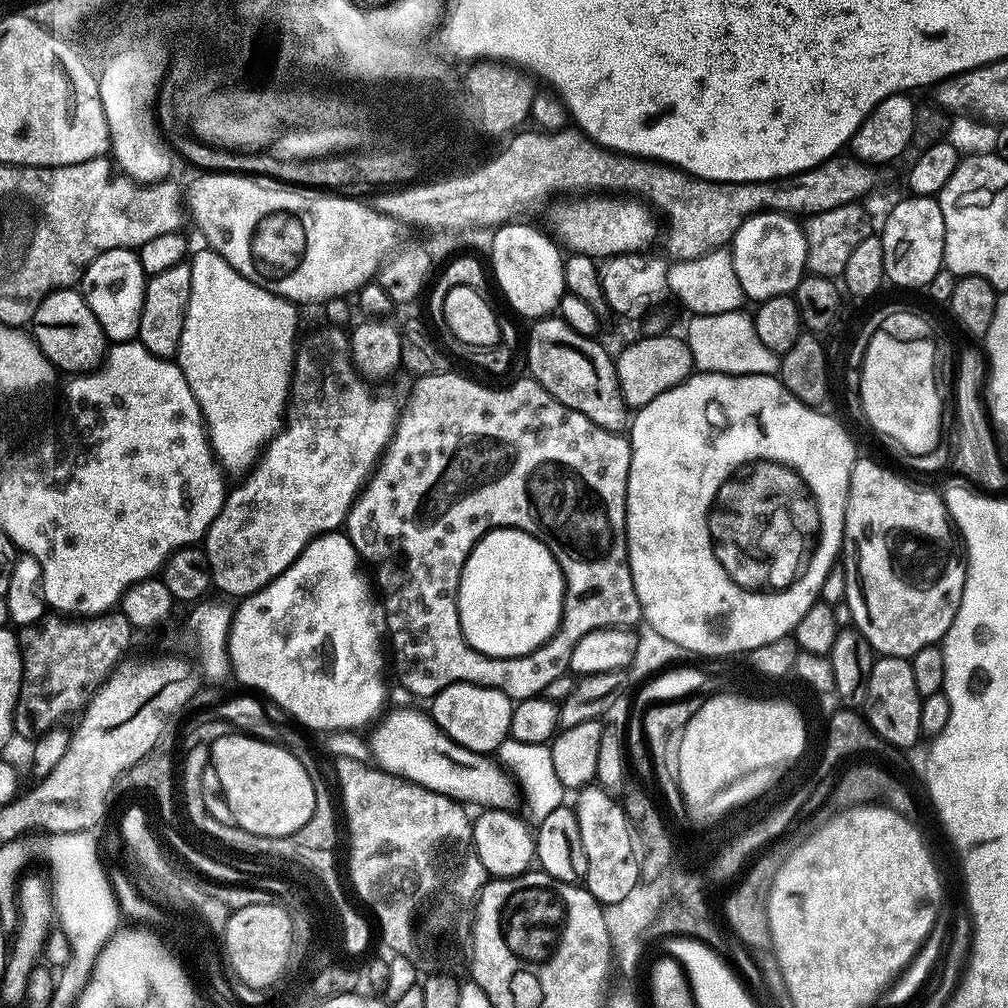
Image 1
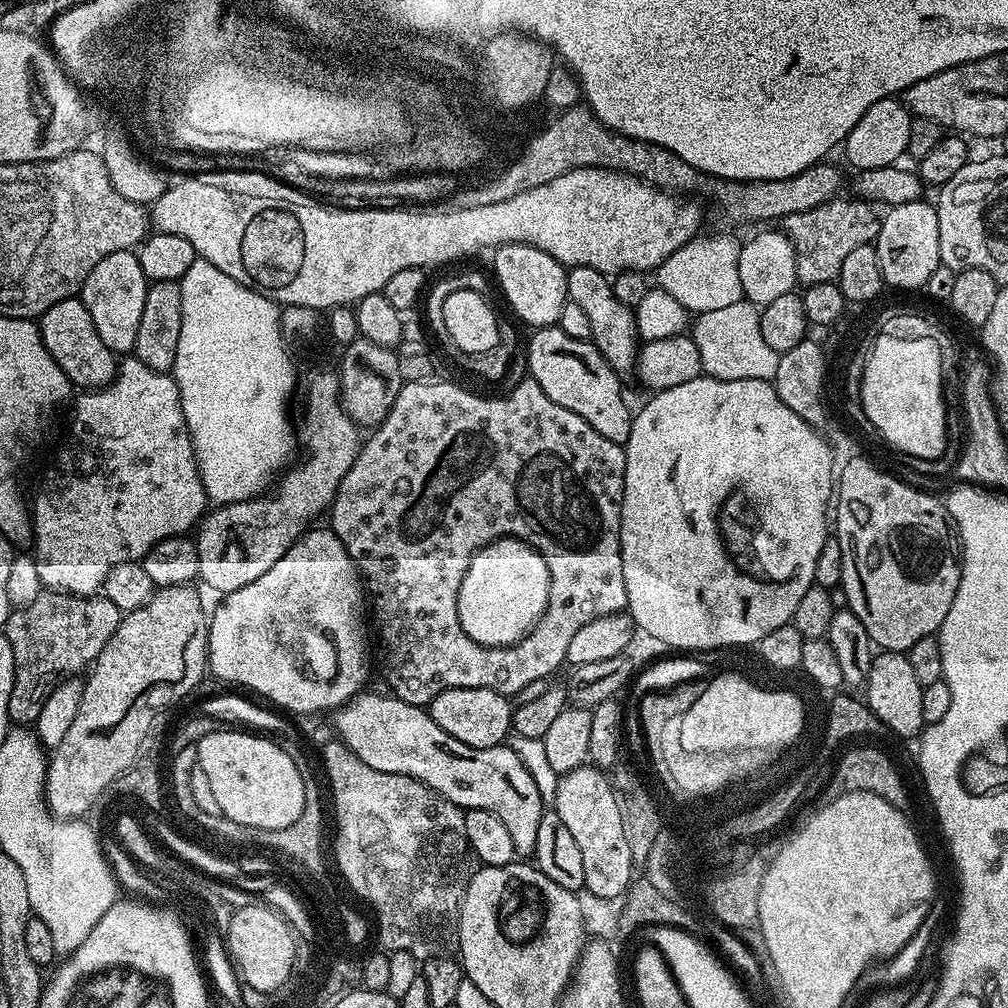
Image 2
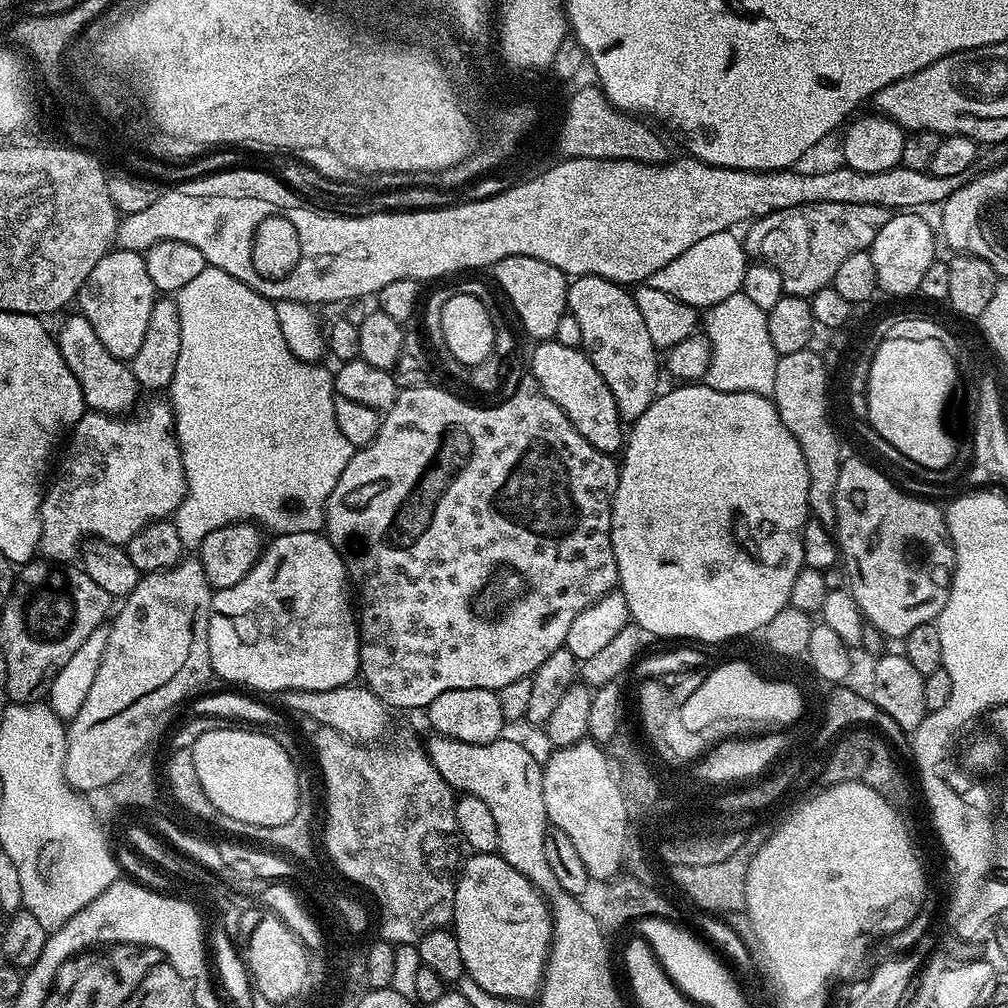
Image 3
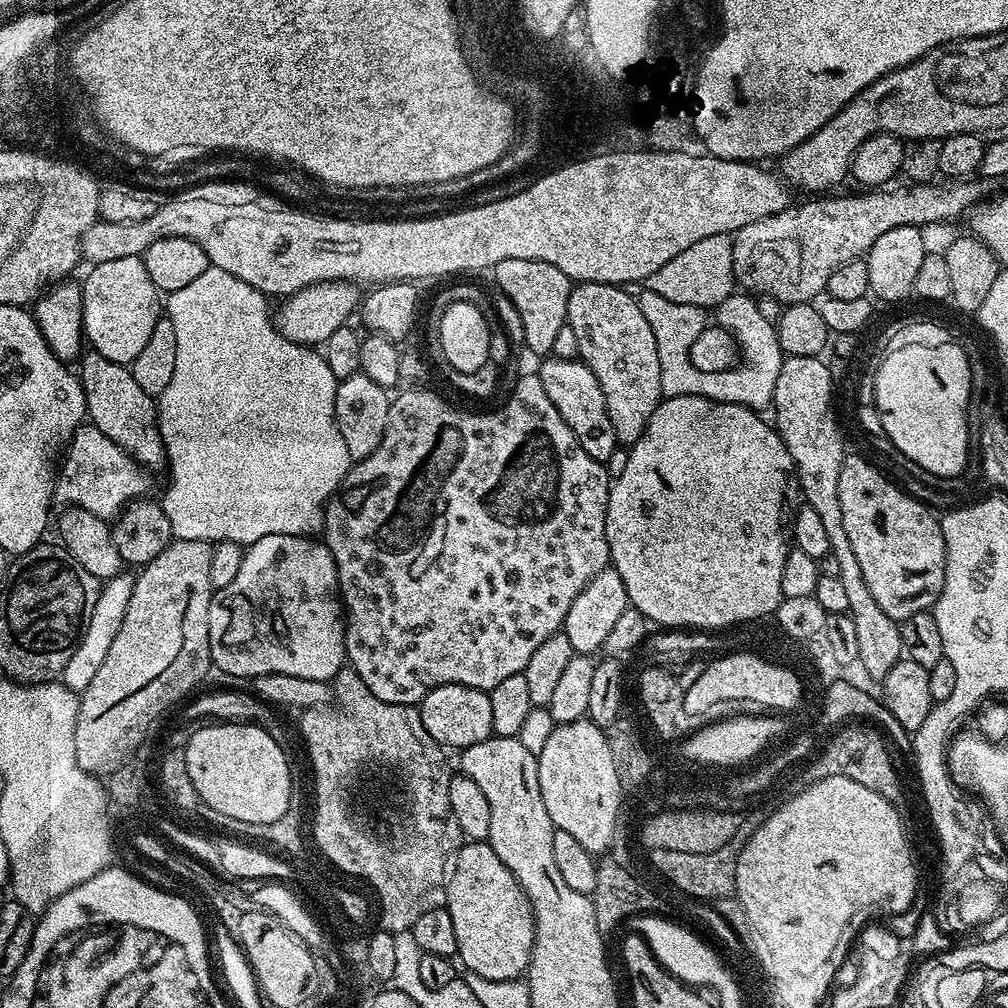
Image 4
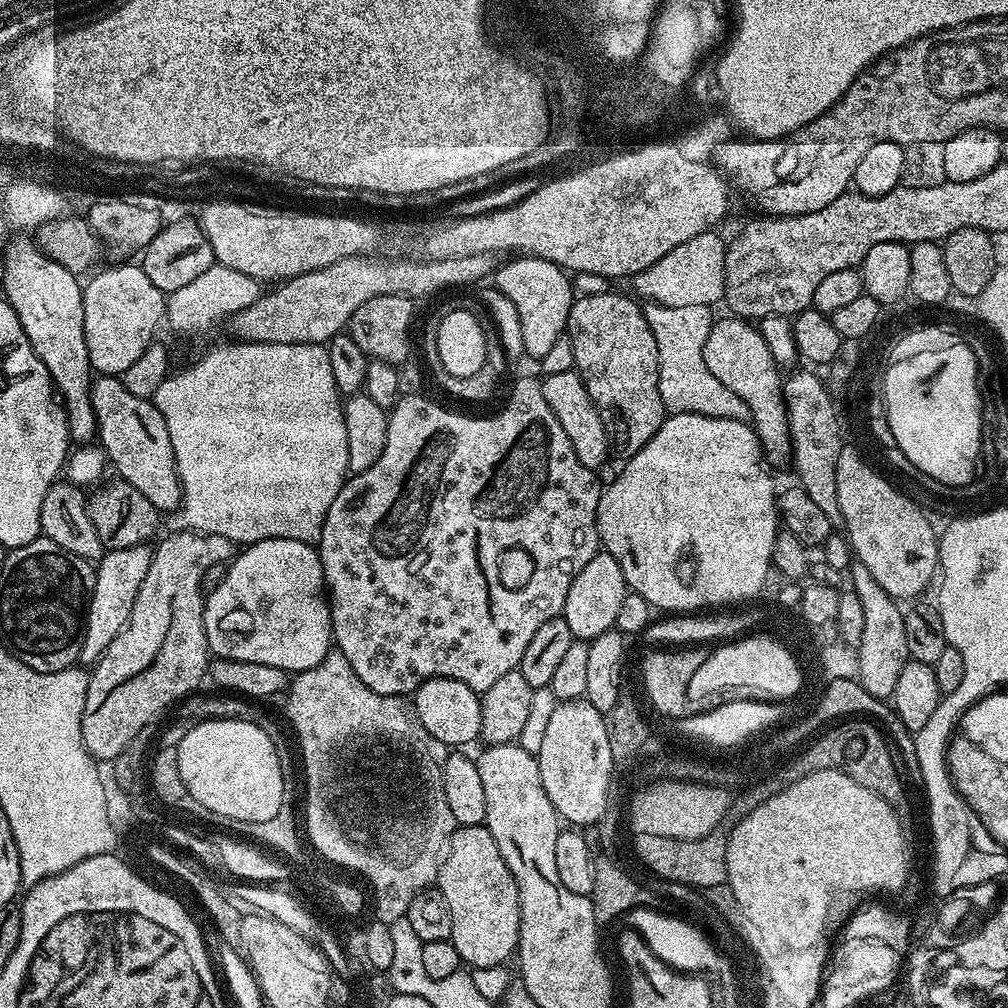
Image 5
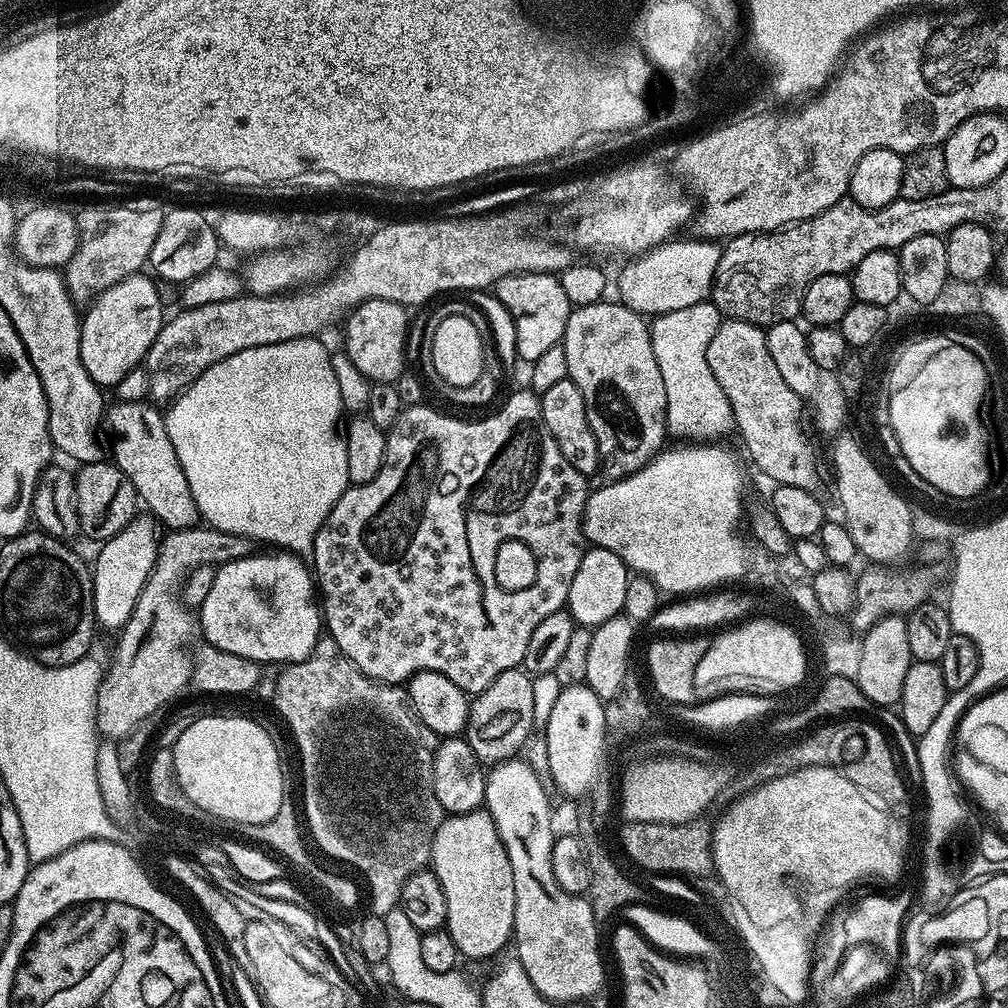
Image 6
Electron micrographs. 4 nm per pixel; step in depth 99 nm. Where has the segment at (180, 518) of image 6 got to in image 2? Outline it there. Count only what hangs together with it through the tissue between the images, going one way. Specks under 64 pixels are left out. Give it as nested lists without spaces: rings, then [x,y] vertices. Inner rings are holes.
[[[59,300],[50,310],[38,317],[38,327],[42,334],[42,342],[46,350],[50,350],[50,358],[58,362],[58,366],[66,374],[66,378],[80,390],[105,388],[116,377],[118,367],[117,353],[112,352],[98,338],[98,330],[94,330],[94,318],[90,318],[90,310],[79,300]]]

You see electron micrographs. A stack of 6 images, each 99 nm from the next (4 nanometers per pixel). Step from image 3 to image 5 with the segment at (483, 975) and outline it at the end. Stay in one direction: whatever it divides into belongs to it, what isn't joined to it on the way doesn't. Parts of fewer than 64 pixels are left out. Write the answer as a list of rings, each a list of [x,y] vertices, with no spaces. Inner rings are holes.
[[[487,826],[457,827],[440,868],[438,889],[450,906],[451,942],[465,965],[498,967],[513,959],[520,943],[518,886]]]

